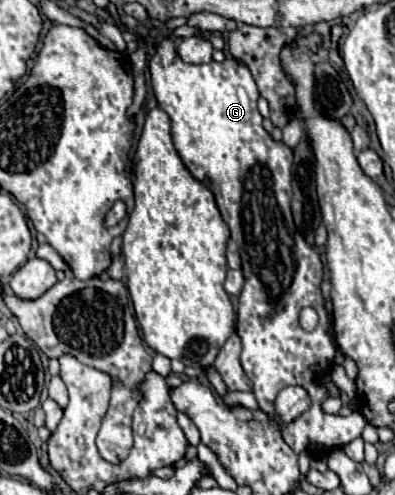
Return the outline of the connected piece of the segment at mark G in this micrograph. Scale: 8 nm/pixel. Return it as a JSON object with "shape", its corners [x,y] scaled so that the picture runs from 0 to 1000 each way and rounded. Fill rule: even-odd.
{"shape":[[[420,79],[415,87],[395,95],[390,111],[380,115],[380,152],[385,152],[385,176],[390,176],[400,212],[435,240],[435,281],[441,281],[446,305],[456,309],[466,333],[491,354],[491,362],[532,378],[532,386],[542,390],[547,414],[562,430],[562,442],[577,451],[587,467],[587,483],[608,499],[613,552],[618,552],[623,572],[608,592],[597,669],[613,685],[608,733],[638,774],[638,794],[658,826],[689,830],[689,814],[719,782],[765,778],[790,806],[790,822],[770,838],[759,838],[744,855],[719,863],[719,891],[749,915],[765,915],[775,907],[815,915],[830,907],[871,903],[891,887],[911,883],[927,859],[927,846],[922,838],[906,838],[906,834],[866,842],[866,838],[830,838],[815,830],[815,814],[830,802],[861,802],[861,786],[841,770],[810,774],[841,745],[851,697],[841,693],[841,677],[830,673],[835,669],[830,632],[825,632],[820,600],[810,588],[810,572],[815,572],[810,515],[754,471],[739,446],[739,430],[734,430],[739,301],[714,285],[694,285],[689,273],[663,257],[663,232],[648,212],[658,200],[658,184],[648,176],[648,164],[633,139],[603,127],[597,119],[577,115],[562,127],[532,123],[516,131],[481,131],[481,127],[466,127],[446,111],[435,83]],[[770,620],[800,624],[810,640],[805,661],[795,669],[770,669],[754,653],[754,632]]]}

